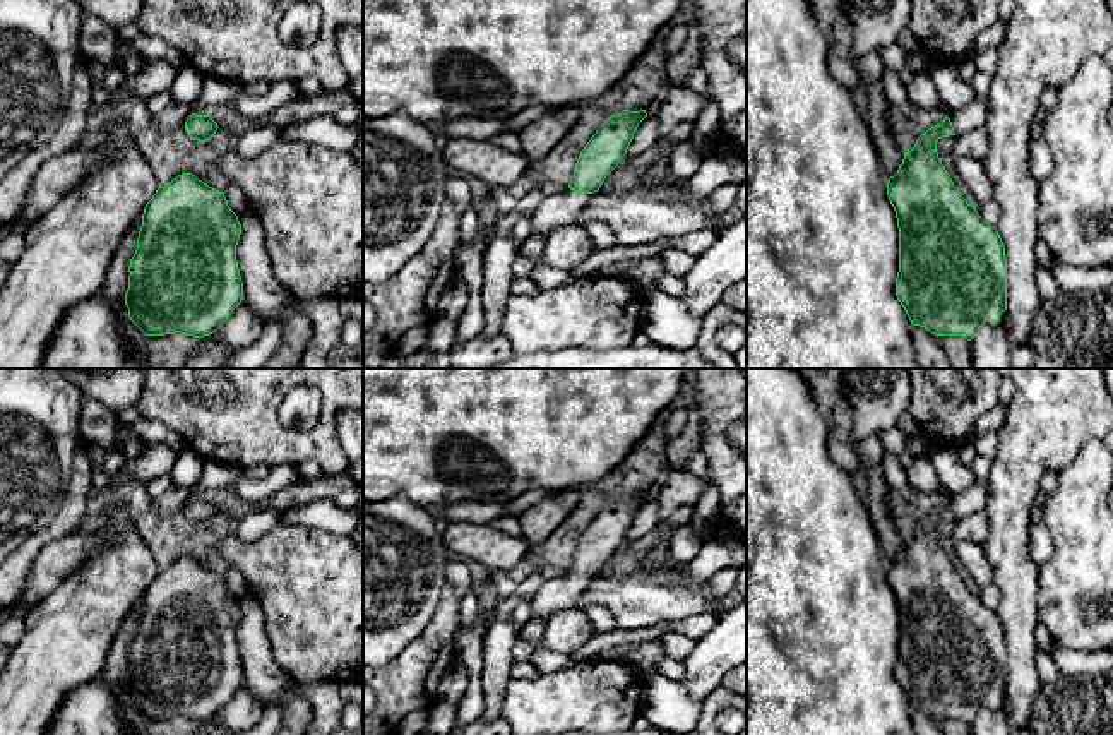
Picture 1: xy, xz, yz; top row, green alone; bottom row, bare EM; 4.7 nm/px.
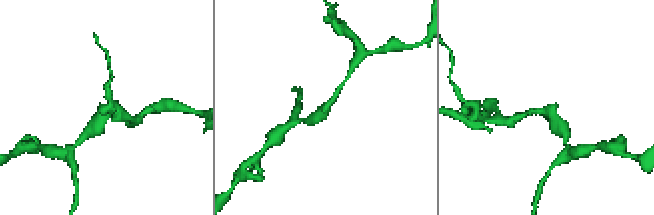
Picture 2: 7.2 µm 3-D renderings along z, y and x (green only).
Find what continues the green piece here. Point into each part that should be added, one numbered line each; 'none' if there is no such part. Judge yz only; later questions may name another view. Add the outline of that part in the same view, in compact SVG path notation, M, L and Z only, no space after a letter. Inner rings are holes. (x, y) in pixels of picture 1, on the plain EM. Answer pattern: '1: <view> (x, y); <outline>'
1: yz (973, 499); M976 480L969 488L964 492L950 497L950 505L954 511L955 519L964 516L986 511L990 499L990 485L988 481Z

